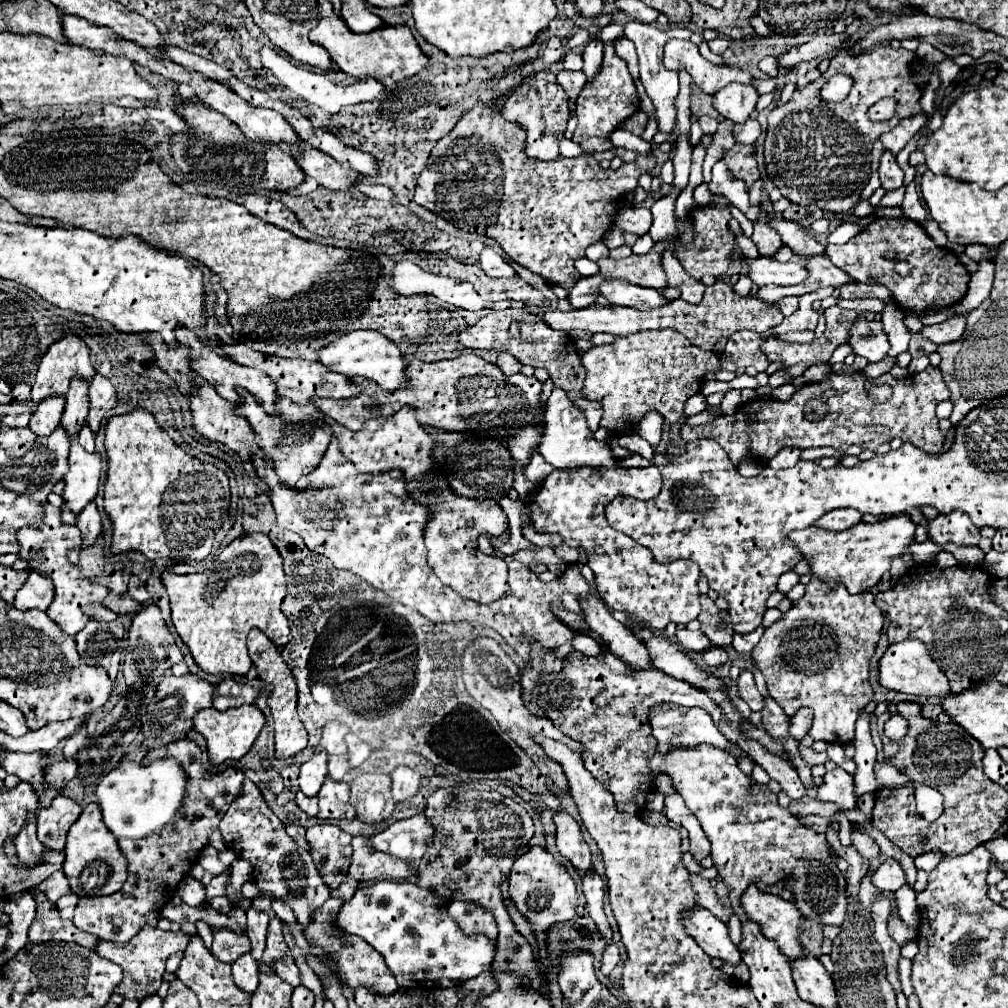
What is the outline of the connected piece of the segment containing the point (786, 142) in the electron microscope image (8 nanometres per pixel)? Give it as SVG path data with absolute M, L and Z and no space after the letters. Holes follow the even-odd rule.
M844 46L838 48L836 54L830 58L830 68L814 82L810 82L808 86L804 86L802 90L796 90L794 96L786 102L780 104L772 116L768 116L768 134L766 134L766 142L764 142L764 158L766 158L766 172L772 178L774 186L782 192L784 198L788 198L794 204L800 206L808 206L808 204L816 204L818 208L822 208L824 212L848 212L858 204L860 192L864 190L866 182L868 182L868 164L866 158L870 158L870 150L872 144L880 138L880 134L890 132L902 118L910 118L912 114L920 114L922 106L920 106L920 88L914 82L914 70L912 64L916 62L916 54L904 48L894 50L892 46L872 46L872 50L864 50L864 54L852 54L852 48ZM834 74L848 74L854 80L854 86L850 90L850 94L838 102L838 104L830 104L824 102L820 96L820 88L834 76ZM892 96L898 100L898 108L896 114L886 120L886 122L870 122L866 116L866 110L876 104L880 98Z

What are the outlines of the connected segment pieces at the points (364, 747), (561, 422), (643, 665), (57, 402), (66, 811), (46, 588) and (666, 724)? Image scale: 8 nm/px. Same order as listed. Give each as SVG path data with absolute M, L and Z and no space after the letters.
M346 734L346 744L348 744L348 762L352 768L360 766L368 756L370 756L370 746L362 742L356 734Z
M552 390L548 404L546 404L546 428L540 442L540 454L546 458L548 464L554 468L614 468L618 466L618 458L612 454L612 448L606 442L598 442L594 438L594 432L588 428L586 418L580 408L572 406L570 398L564 394L564 390Z
M590 592L590 596L582 596L580 600L582 610L586 612L586 622L590 630L594 630L602 638L602 650L606 654L612 654L626 662L630 670L650 670L652 662L648 656L648 650L642 640L638 640L632 630L628 630L624 624L620 624L606 604L598 598L596 592Z
M44 398L44 402L36 404L36 410L30 418L30 430L38 436L48 436L60 424L60 416L64 410L66 398Z
M56 796L48 808L42 808L36 818L38 840L54 850L64 848L68 828L78 820L82 806L66 796Z
M30 572L28 580L24 582L24 586L18 590L14 606L18 610L28 610L28 608L40 608L40 610L48 610L50 602L54 598L54 586L52 586L52 578L48 578L48 574L40 574L40 572Z
M656 704L650 710L648 718L652 724L652 734L658 740L658 752L660 754L666 754L668 750L674 750L674 748L696 748L700 744L712 744L720 750L728 750L736 758L746 758L744 752L736 744L728 742L728 738L724 738L720 734L720 730L712 722L712 718L700 708L684 708L684 706L676 706L676 704Z

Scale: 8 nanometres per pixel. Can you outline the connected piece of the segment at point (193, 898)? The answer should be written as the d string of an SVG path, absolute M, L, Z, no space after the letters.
M188 876L180 882L178 894L188 906L200 906L206 902L206 886L192 876Z

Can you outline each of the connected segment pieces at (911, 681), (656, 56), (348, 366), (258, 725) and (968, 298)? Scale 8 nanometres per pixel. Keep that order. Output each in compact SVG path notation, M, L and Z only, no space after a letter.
M904 640L900 644L890 644L886 654L880 658L880 684L888 690L906 692L914 696L948 696L950 694L950 682L942 674L942 670L932 662L932 656L928 654L928 648L924 648L924 642L916 640Z
M628 22L624 28L624 34L636 44L636 52L638 52L638 62L640 62L640 80L646 88L646 94L652 98L654 106L656 106L656 120L658 120L658 128L662 132L672 132L672 124L676 118L676 106L674 106L674 98L678 94L678 72L672 72L668 68L664 68L662 64L662 50L668 38L678 38L689 40L693 34L690 28L686 26L672 26L672 28L658 28L654 24L642 24L642 22Z
M376 330L348 332L342 338L330 342L326 348L322 348L318 352L318 356L326 368L330 368L338 374L344 374L348 378L356 378L356 376L368 378L386 390L398 390L398 388L408 386L404 354L398 350L398 346L392 340L388 340L386 336L382 336Z
M246 704L240 708L230 708L226 712L220 712L216 708L204 708L196 714L194 728L204 734L206 742L208 742L210 762L212 762L212 766L218 766L226 760L240 760L250 750L254 740L258 738L264 722L266 722L266 718L260 712L260 708L256 704Z
M982 258L978 262L978 270L970 278L968 294L956 306L950 306L950 308L946 308L942 312L924 314L922 316L922 324L938 324L938 322L944 322L946 318L950 318L954 314L972 312L974 308L978 308L988 298L988 294L992 290L992 280L994 280L994 264L992 264L990 258Z

